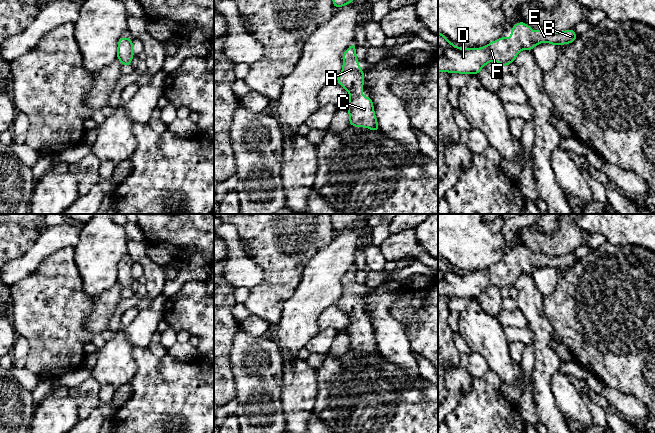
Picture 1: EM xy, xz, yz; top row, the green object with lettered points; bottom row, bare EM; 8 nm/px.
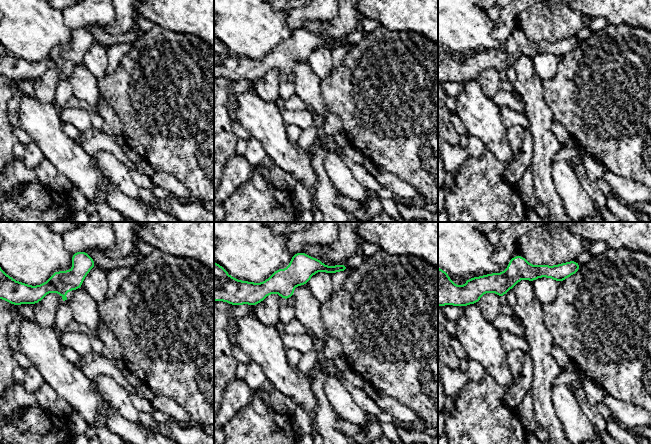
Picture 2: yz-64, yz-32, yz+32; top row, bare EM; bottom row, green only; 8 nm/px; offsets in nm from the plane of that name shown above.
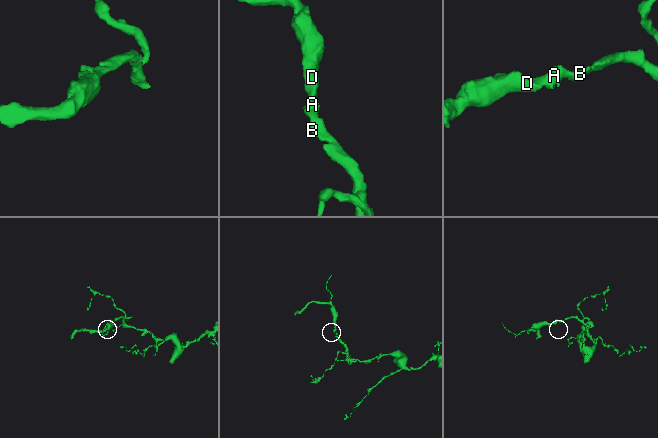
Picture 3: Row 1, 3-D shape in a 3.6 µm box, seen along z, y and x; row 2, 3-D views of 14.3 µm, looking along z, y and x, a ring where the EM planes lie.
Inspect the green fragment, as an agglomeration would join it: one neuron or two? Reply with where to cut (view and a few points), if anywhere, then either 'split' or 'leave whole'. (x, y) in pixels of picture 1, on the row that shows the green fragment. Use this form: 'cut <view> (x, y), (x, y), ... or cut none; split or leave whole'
cut none; leave whole

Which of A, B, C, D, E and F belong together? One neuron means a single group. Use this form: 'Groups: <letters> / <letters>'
Groups: A B C D E F

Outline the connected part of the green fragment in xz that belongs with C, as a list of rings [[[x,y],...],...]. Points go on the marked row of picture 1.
[[[352,43],[343,53],[343,67],[336,81],[350,94],[350,100],[346,106],[350,118],[349,125],[379,131],[372,99],[362,96],[364,72],[359,67],[355,47],[356,43]]]

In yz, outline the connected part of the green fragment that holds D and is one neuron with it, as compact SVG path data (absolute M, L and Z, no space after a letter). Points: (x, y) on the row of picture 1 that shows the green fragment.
M519 22L513 25L510 39L502 36L483 48L459 48L453 45L443 34L438 32L438 72L477 75L488 62L496 61L503 67L506 67L508 64L515 62L517 54L523 49L531 51L537 44L544 42L555 46L570 44L574 42L577 37L573 29L553 33L536 30L534 33L533 29L525 22Z

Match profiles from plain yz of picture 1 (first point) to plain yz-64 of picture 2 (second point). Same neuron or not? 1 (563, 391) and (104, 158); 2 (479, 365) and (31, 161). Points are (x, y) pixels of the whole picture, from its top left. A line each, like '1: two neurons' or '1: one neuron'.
1: one neuron
2: one neuron

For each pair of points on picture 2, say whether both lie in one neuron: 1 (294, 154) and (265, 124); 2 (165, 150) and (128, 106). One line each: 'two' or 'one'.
1: one
2: one

